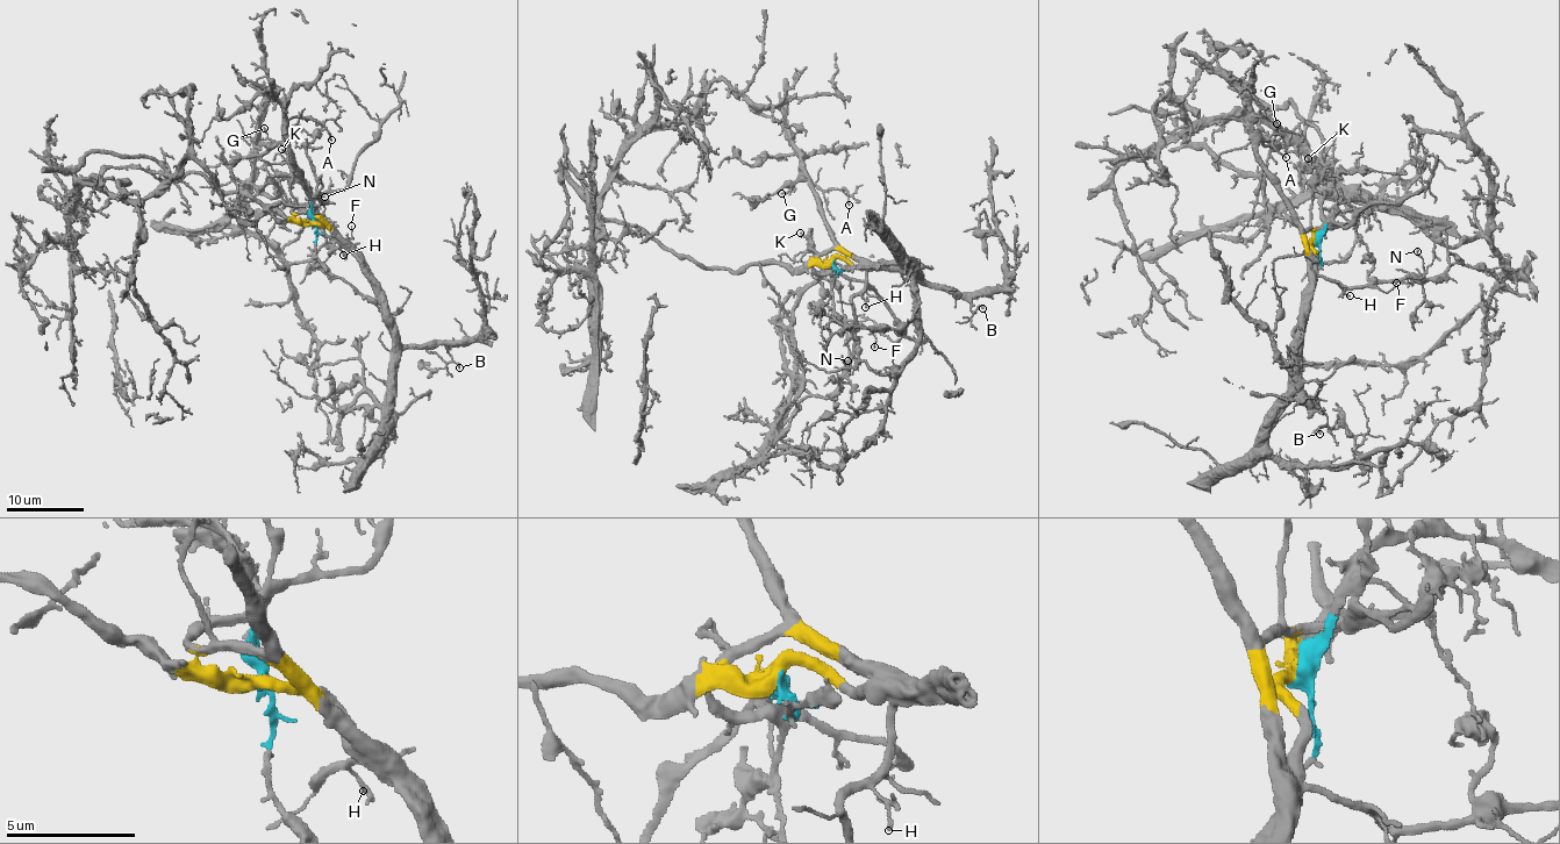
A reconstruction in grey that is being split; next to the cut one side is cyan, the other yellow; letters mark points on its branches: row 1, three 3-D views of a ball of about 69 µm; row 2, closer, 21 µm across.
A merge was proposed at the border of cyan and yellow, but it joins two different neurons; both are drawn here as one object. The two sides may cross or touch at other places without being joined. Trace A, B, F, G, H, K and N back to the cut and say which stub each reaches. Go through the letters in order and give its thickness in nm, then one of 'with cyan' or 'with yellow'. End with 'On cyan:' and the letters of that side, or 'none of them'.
A: 120 nm | with yellow
B: 110 nm | with yellow
F: 120 nm | with yellow
G: 110 nm | with yellow
H: 70 nm | with yellow
K: 150 nm | with yellow
N: 120 nm | with yellow
On cyan: none of them

